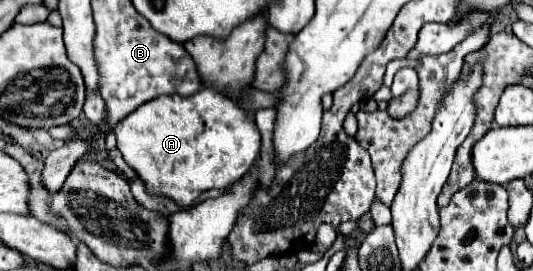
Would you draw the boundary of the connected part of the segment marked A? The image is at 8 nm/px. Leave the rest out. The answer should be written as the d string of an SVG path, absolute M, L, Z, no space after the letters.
M207 87L193 97L169 95L143 103L115 127L115 135L117 149L121 151L127 165L135 169L137 177L145 183L147 193L155 197L167 197L179 207L189 207L203 191L225 189L243 179L243 175L255 165L261 151L261 133L245 109Z

